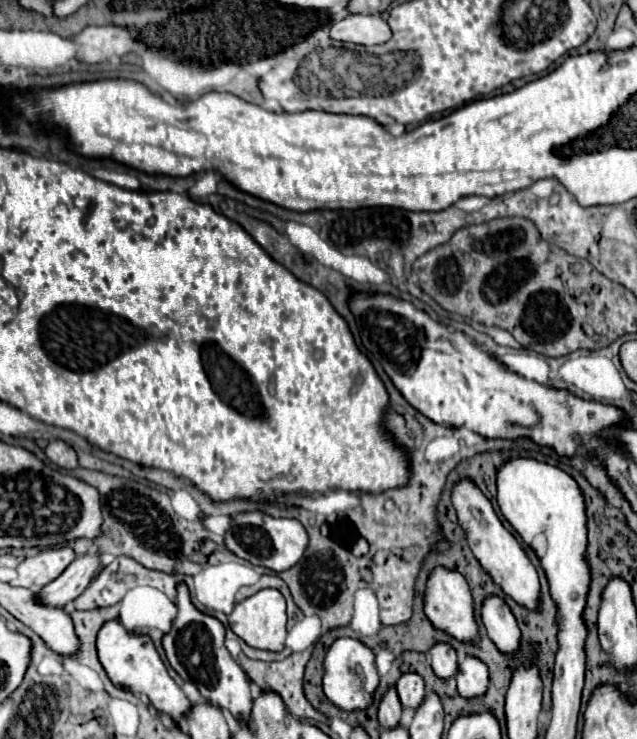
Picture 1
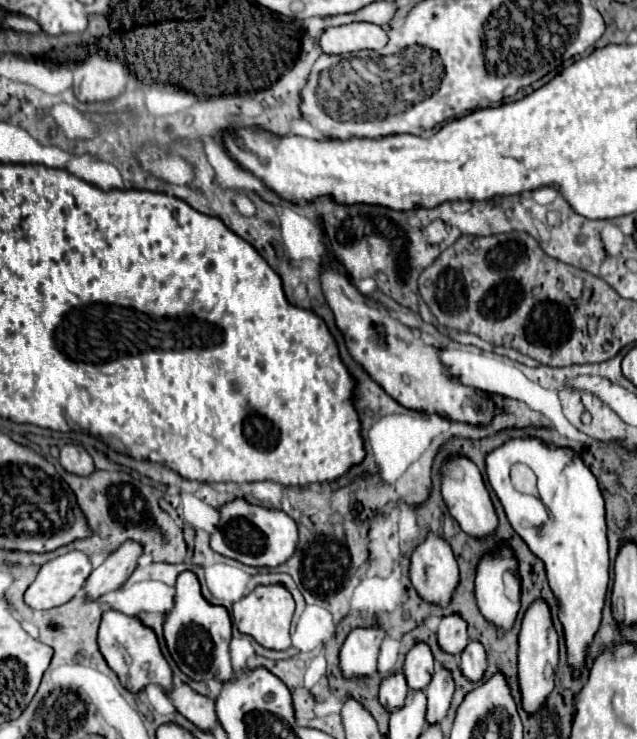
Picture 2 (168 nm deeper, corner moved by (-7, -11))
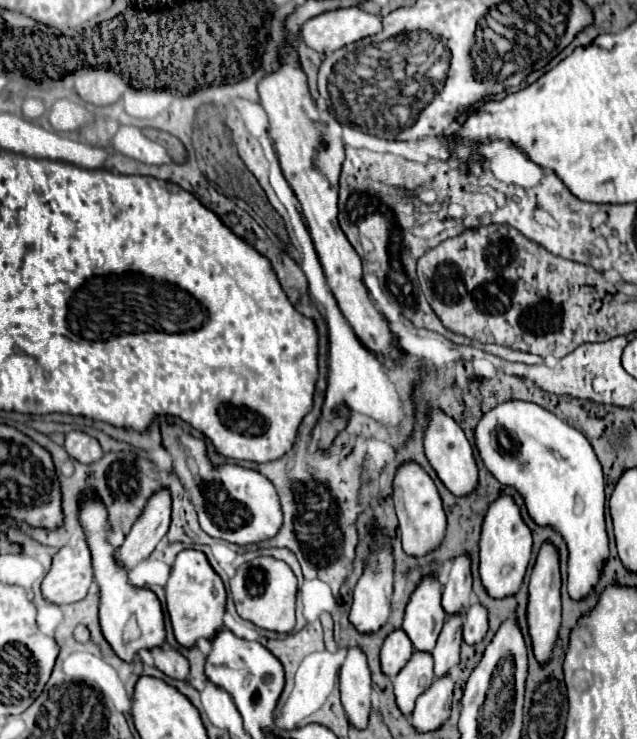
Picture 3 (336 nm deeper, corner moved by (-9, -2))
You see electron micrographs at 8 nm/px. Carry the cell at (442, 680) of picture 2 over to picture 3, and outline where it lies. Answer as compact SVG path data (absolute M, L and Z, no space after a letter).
M454 614L446 618L442 634L436 648L432 650L434 658L434 676L446 676L460 662L460 644L462 644L462 616Z

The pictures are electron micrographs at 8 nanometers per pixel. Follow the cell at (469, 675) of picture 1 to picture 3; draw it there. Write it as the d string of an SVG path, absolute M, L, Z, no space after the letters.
M472 604L470 610L464 614L464 642L468 646L474 646L484 640L488 632L488 616L486 608L482 604Z

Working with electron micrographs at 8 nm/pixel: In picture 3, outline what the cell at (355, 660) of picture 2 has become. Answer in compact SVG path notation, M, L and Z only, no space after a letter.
M378 538L376 546L374 546L374 554L370 556L370 560L364 568L364 574L358 580L356 590L354 590L350 622L354 624L356 632L360 632L364 636L376 634L390 616L390 598L392 598L392 554L390 554L390 548L386 546L386 538Z

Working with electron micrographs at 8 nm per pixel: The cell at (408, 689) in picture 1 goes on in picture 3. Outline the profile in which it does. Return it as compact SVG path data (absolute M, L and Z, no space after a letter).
M424 578L406 606L406 616L402 624L414 650L434 650L444 618L446 614L440 604L440 584L434 578Z

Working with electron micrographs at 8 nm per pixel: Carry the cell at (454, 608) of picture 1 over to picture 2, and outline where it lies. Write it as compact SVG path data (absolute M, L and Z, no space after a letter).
M428 533L410 555L410 579L422 599L448 605L458 585L458 565L446 539Z

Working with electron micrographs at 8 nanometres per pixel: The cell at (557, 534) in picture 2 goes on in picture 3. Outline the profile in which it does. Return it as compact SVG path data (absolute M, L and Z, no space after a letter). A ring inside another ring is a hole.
M512 400L512 402L496 406L494 410L482 416L476 428L476 446L490 474L494 474L494 478L498 478L498 482L502 482L504 486L516 488L516 492L524 498L528 516L538 526L552 526L564 538L566 548L568 548L570 598L580 602L586 596L590 596L592 590L598 586L602 570L608 562L608 534L606 534L606 494L604 494L602 466L590 442L586 440L586 436L538 404ZM512 442L518 444L518 452L526 460L524 470L520 470L520 464L516 460L506 458L506 454L512 452Z

